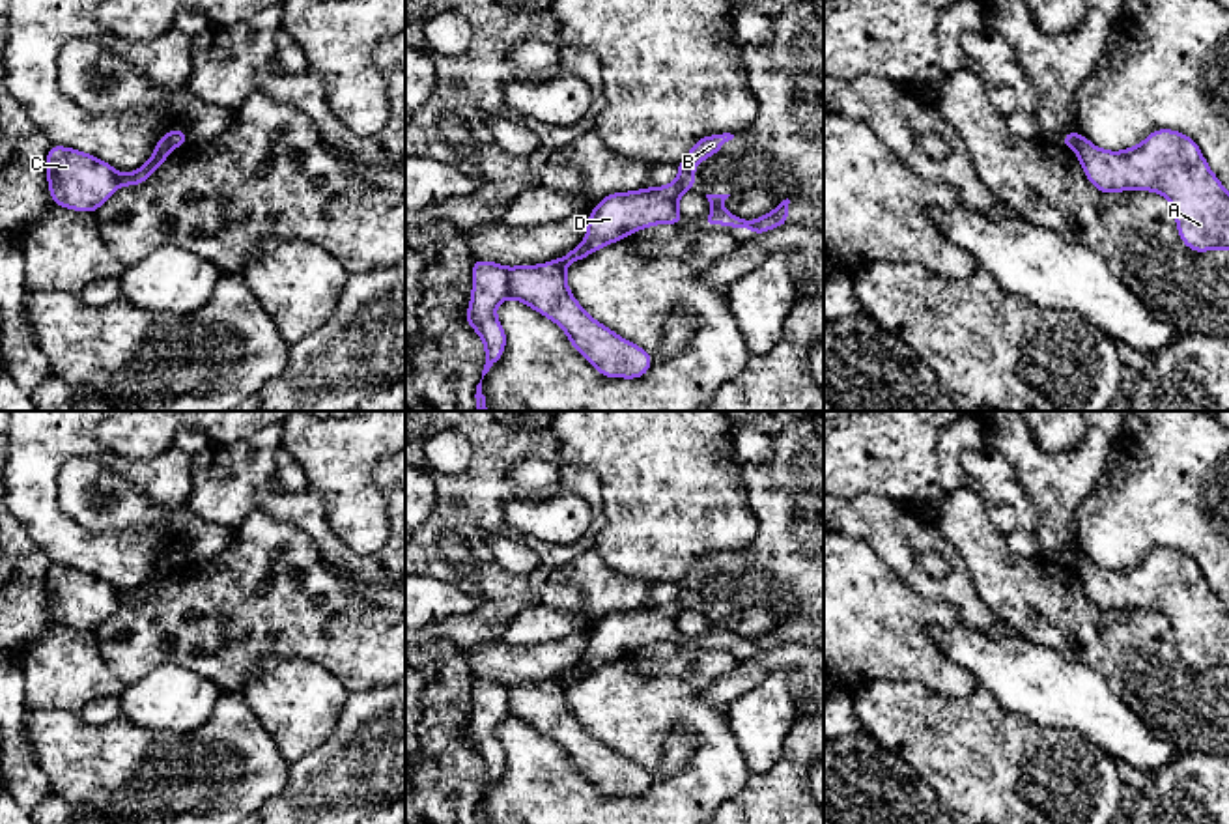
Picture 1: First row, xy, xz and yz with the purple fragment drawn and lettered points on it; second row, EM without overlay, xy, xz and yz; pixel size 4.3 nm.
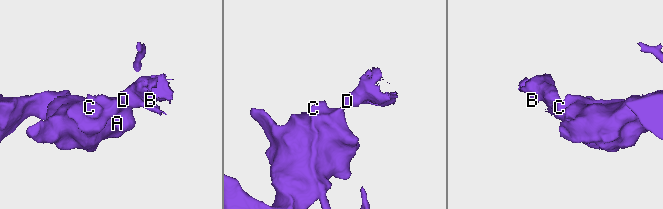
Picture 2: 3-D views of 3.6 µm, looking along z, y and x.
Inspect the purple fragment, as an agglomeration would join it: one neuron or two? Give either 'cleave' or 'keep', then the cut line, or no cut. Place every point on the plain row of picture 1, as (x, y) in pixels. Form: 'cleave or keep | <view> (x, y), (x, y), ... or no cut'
cleave | xy (167, 552), (174, 565)

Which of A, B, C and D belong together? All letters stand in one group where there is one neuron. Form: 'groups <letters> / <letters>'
groups A C / B D

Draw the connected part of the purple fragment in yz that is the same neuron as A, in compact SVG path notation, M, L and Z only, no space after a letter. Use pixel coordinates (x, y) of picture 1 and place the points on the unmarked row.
M1158 547L1139 564L1113 572L1078 553L1072 566L1100 611L1162 611L1171 620L1179 654L1188 667L1229 667L1229 611L1190 555Z

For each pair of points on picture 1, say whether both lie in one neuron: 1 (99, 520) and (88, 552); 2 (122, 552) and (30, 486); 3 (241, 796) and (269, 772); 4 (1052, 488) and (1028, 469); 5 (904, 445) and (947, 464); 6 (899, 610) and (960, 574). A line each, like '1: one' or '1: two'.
1: two
2: one
3: one
4: one
5: two
6: two

